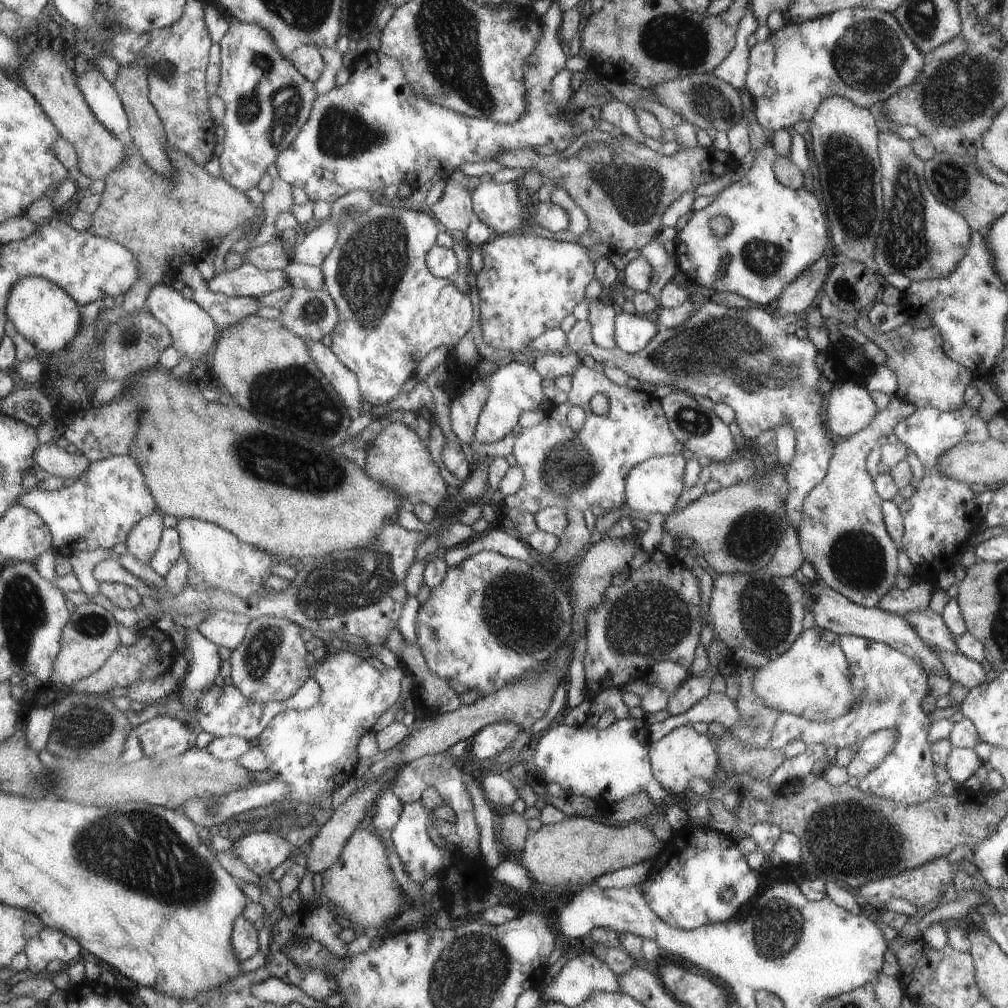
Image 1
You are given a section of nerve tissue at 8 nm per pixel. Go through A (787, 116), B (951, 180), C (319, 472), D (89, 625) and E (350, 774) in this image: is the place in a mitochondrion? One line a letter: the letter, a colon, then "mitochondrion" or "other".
A: other
B: mitochondrion
C: mitochondrion
D: mitochondrion
E: other

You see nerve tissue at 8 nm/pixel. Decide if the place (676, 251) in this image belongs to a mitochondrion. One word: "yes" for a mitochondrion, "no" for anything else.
no

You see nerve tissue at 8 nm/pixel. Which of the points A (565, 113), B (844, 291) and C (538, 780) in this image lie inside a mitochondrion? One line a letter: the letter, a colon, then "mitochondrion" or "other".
A: other
B: mitochondrion
C: other

